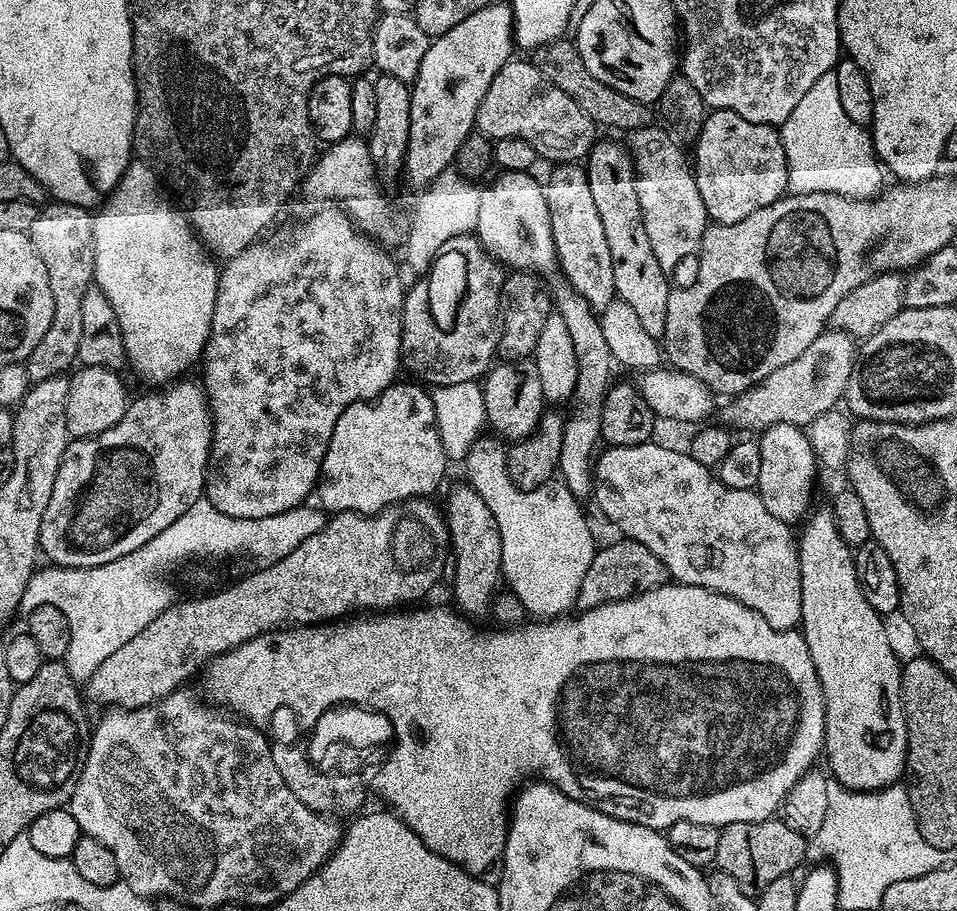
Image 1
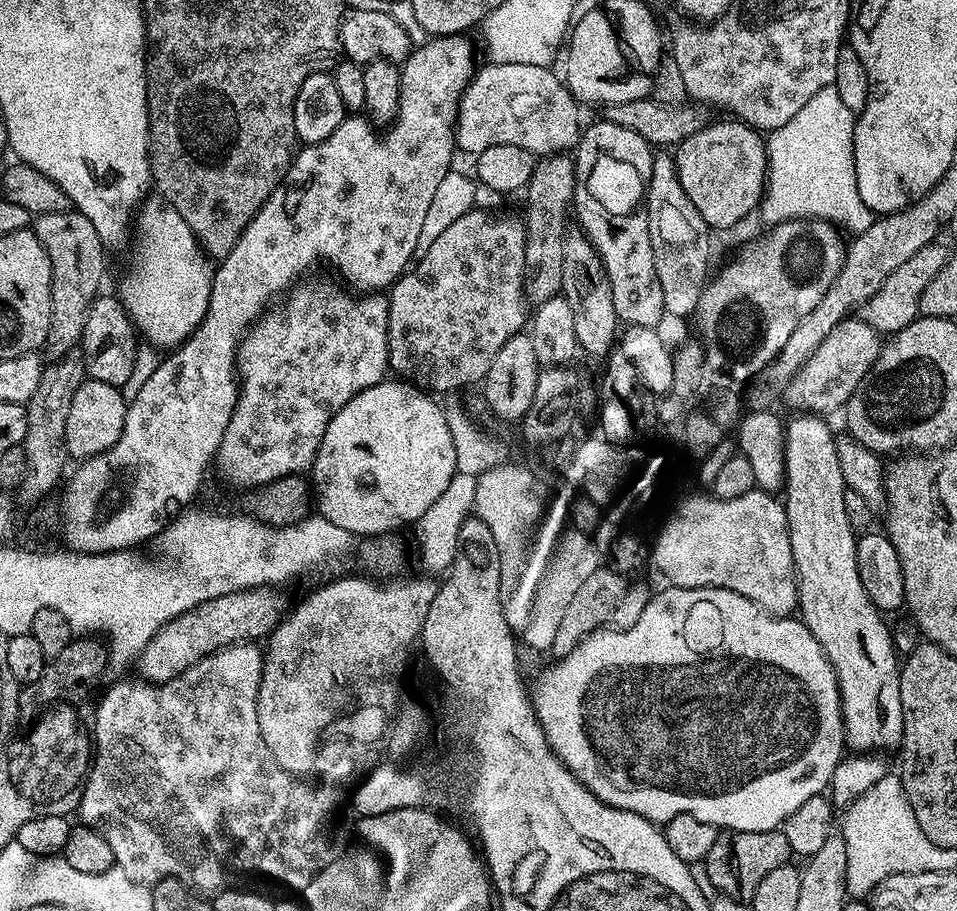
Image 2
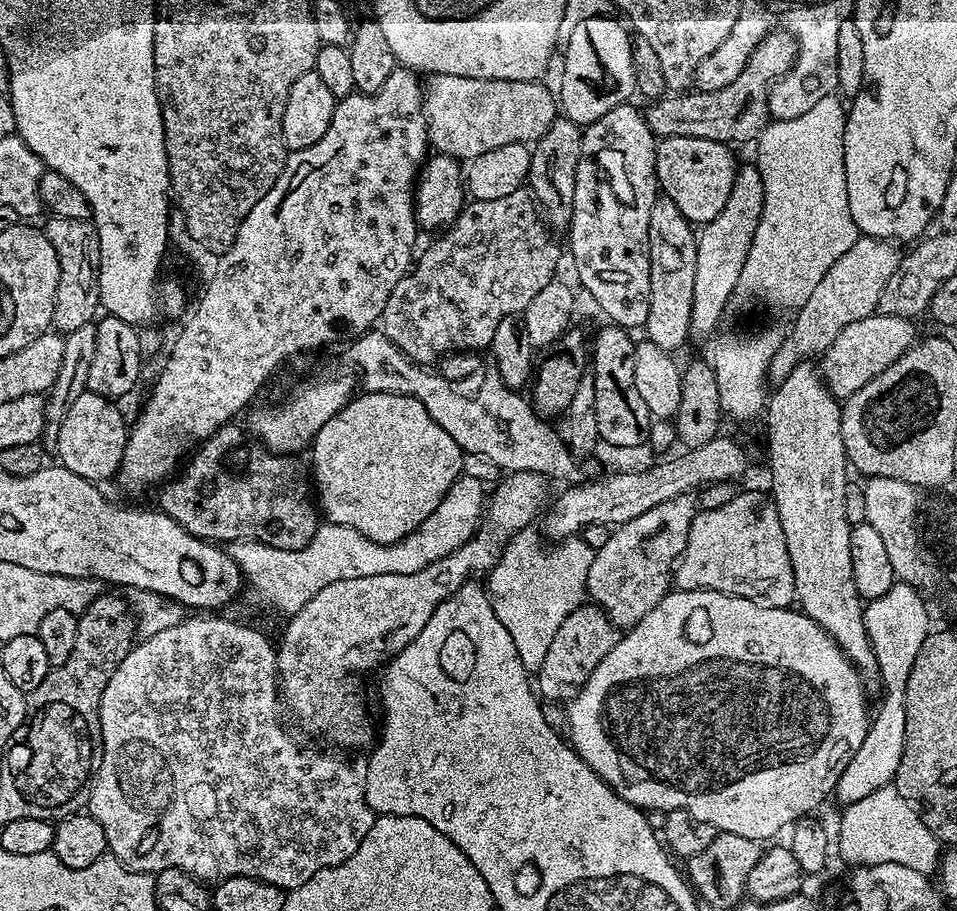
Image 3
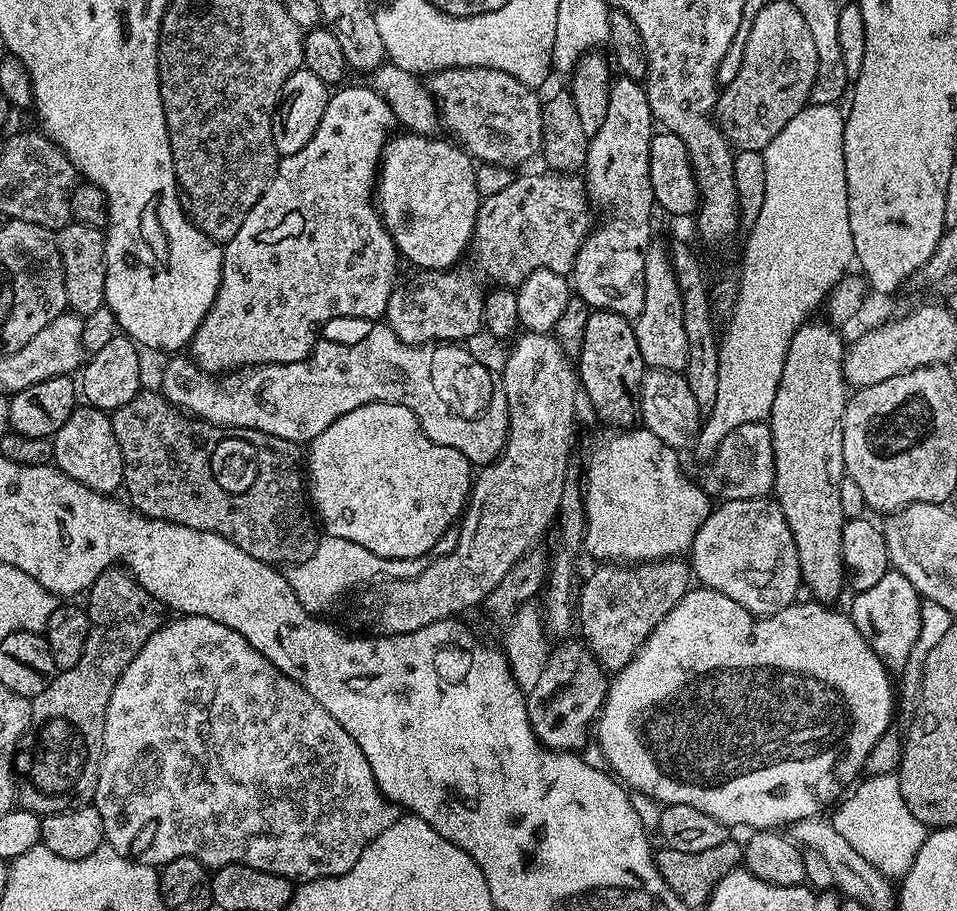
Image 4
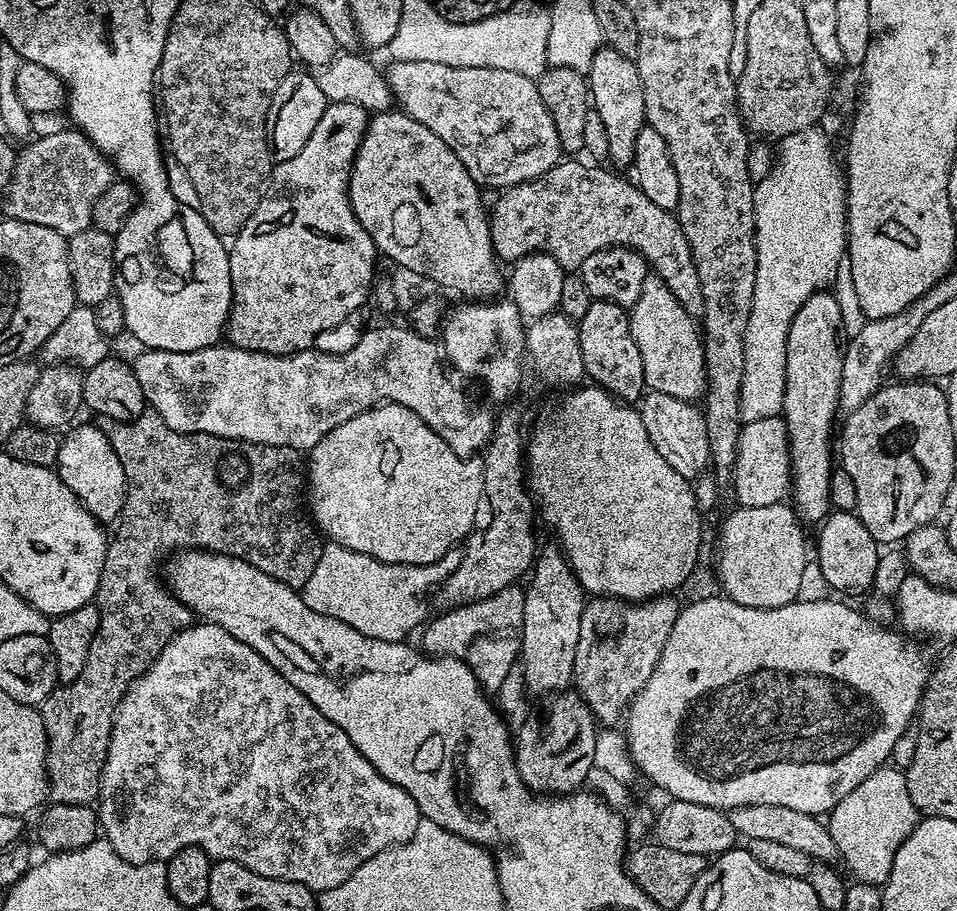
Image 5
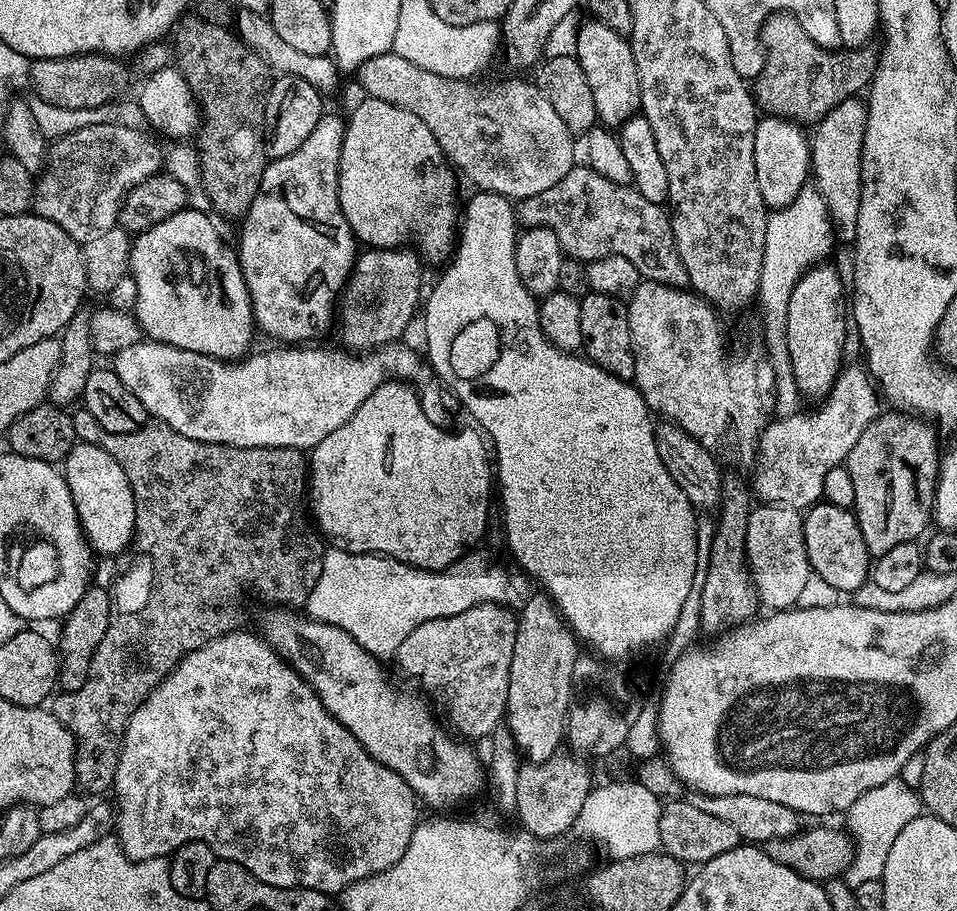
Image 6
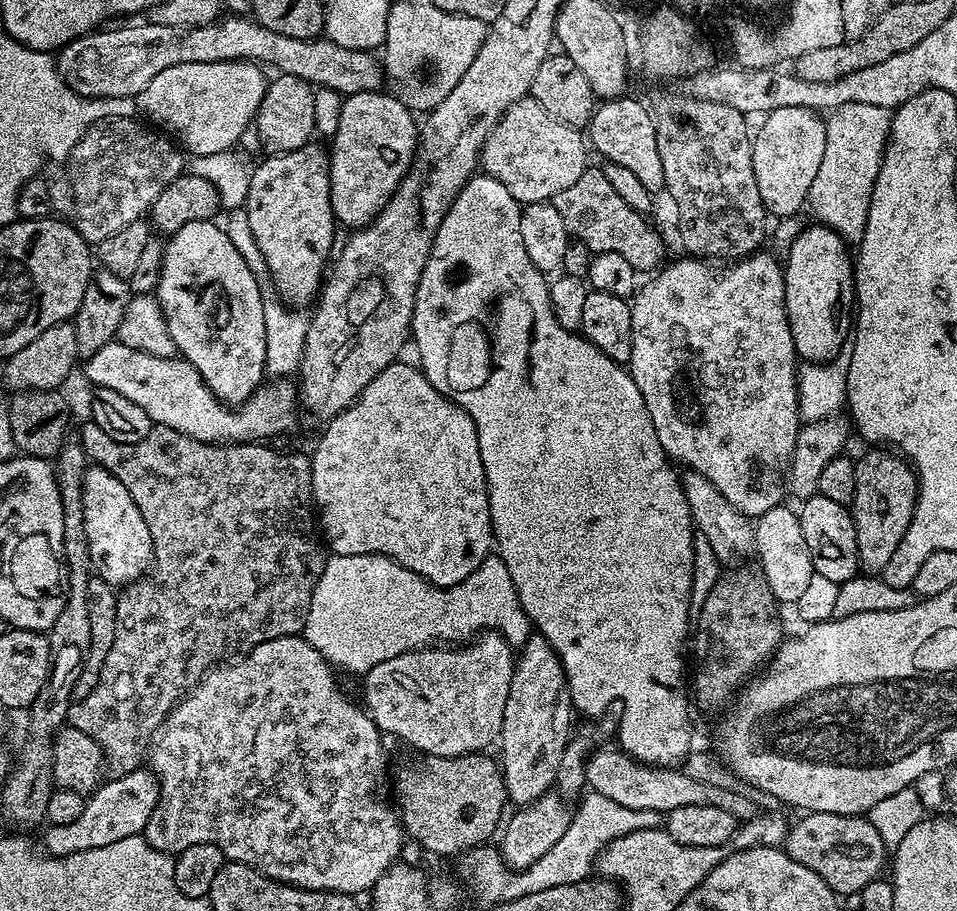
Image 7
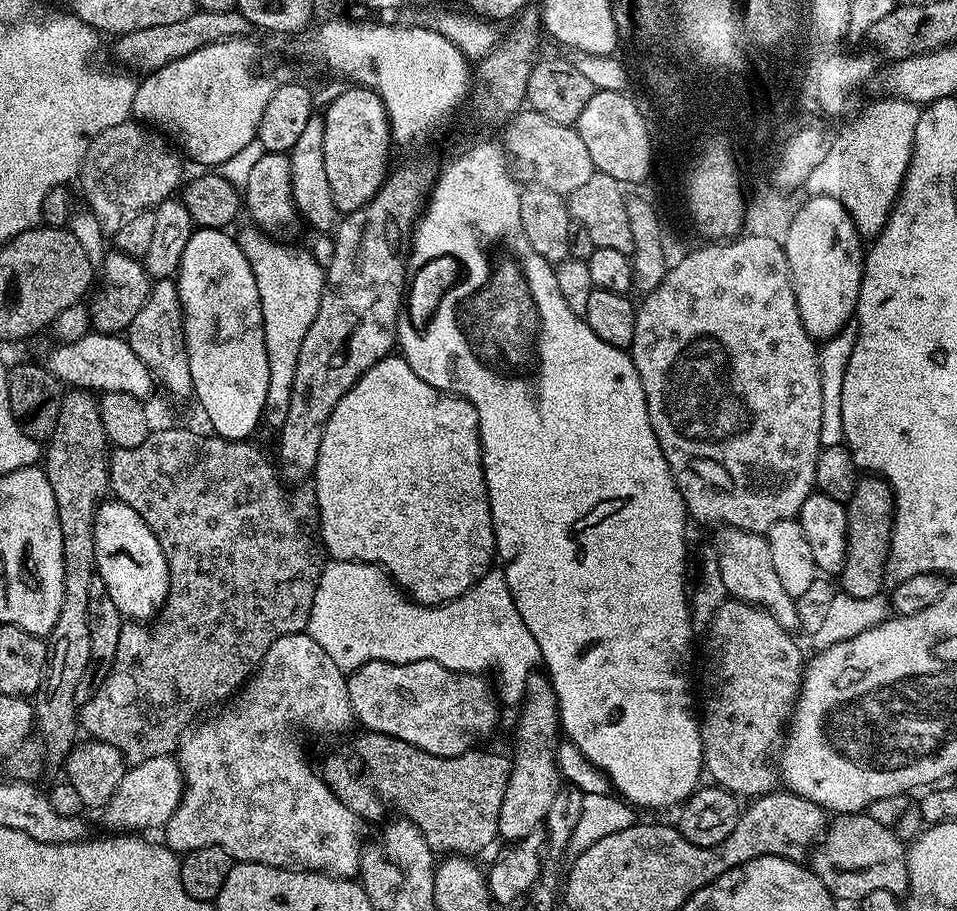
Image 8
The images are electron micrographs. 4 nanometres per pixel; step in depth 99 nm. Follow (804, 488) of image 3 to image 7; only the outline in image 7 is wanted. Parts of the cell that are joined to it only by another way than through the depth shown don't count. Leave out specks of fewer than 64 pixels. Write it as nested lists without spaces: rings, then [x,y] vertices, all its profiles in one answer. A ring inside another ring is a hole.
[[[812,222],[809,228],[801,227],[786,252],[788,261],[782,264],[784,305],[796,355],[805,362],[830,361],[854,328],[854,260],[849,245],[834,230]]]

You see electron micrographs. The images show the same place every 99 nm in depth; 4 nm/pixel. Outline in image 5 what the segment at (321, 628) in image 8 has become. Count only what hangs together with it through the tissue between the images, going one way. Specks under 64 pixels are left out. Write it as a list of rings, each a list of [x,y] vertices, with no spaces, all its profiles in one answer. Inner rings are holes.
[[[328,542],[320,549],[318,566],[314,566],[314,574],[310,574],[310,578],[304,583],[302,595],[306,606],[310,606],[310,610],[318,610],[318,614],[326,614],[330,618],[338,618],[338,622],[346,622],[346,626],[354,626],[358,634],[378,638],[382,642],[395,640],[404,642],[409,639],[408,635],[416,627],[417,631],[425,623],[429,615],[424,595],[428,591],[429,595],[443,584],[447,576],[454,574],[454,570],[458,570],[458,562],[462,562],[463,557],[463,551],[455,547],[446,554],[442,554],[437,564],[384,564],[372,556],[343,548],[341,544]]]

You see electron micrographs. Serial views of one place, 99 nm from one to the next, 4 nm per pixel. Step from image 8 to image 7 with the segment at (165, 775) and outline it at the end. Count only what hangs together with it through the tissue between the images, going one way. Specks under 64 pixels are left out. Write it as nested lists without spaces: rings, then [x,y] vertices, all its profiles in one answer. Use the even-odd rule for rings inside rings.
[[[137,770],[117,780],[105,779],[85,799],[78,822],[69,822],[67,826],[53,824],[47,829],[49,832],[44,836],[43,851],[49,856],[78,854],[82,850],[98,850],[98,846],[110,846],[110,842],[141,835],[158,801],[160,781],[151,771]]]

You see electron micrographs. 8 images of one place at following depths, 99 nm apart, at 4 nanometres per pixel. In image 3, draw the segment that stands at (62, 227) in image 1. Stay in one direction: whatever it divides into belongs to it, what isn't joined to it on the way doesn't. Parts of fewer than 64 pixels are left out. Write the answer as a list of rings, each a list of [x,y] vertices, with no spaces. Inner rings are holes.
[[[49,215],[47,219],[48,225],[43,225],[42,231],[50,246],[54,246],[54,254],[58,254],[58,290],[51,327],[61,334],[67,334],[80,326],[93,323],[101,311],[98,290],[98,266],[100,265],[98,234],[91,220],[53,215]]]

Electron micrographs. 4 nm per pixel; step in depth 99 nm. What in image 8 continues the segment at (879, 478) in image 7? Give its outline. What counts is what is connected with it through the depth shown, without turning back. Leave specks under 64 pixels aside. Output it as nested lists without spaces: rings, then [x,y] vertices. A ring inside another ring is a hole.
[[[864,478],[857,483],[854,494],[846,505],[848,510],[848,549],[844,555],[844,565],[838,573],[842,592],[854,598],[872,598],[881,595],[883,584],[886,584],[884,571],[888,561],[890,550],[890,538],[892,537],[892,514],[894,505],[892,503],[892,491],[888,485],[879,478]]]

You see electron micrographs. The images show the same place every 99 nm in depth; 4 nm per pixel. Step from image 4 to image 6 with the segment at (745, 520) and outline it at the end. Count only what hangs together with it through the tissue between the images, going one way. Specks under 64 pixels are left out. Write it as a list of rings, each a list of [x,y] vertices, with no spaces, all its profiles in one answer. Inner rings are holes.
[[[767,502],[753,507],[746,526],[746,554],[756,595],[763,607],[765,604],[768,610],[787,610],[803,601],[800,599],[808,588],[810,569],[804,541],[804,517],[797,509]]]

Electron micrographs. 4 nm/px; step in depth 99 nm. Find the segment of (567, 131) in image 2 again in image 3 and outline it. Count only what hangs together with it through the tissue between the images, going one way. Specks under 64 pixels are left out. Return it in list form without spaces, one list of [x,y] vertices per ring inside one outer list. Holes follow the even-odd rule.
[[[454,74],[433,75],[432,80],[423,85],[424,117],[428,119],[428,140],[439,155],[452,156],[461,162],[472,161],[480,154],[495,147],[522,143],[531,145],[540,140],[546,130],[558,118],[558,100],[547,88],[547,83],[510,82],[509,80],[483,80],[482,78],[462,78]]]

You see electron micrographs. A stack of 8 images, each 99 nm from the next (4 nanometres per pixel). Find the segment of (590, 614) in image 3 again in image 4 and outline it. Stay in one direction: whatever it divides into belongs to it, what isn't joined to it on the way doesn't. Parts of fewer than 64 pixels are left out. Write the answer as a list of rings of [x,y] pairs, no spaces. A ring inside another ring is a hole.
[[[576,640],[551,651],[538,686],[526,696],[534,734],[545,748],[553,748],[555,752],[576,752],[587,742],[588,736],[590,740],[589,725],[599,717],[604,695],[608,692],[609,681],[596,655],[587,644]]]

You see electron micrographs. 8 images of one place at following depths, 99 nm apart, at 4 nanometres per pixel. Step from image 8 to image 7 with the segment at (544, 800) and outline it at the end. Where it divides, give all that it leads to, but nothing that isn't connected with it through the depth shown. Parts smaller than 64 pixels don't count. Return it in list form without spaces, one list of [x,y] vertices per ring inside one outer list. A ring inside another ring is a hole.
[[[529,635],[528,641],[519,649],[515,662],[516,668],[510,678],[510,694],[506,694],[506,714],[502,714],[502,730],[498,737],[498,760],[502,765],[507,799],[511,803],[513,800],[516,806],[523,806],[534,803],[540,796],[549,795],[550,789],[555,785],[558,762],[562,762],[564,748],[574,732],[574,709],[562,662],[544,636]]]

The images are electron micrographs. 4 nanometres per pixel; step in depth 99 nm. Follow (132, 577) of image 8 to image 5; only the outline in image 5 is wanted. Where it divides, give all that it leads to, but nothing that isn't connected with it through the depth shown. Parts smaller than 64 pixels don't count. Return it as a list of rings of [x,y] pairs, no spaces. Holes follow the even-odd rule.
[[[79,424],[67,433],[69,436],[65,435],[61,439],[54,470],[62,478],[62,482],[70,486],[70,490],[80,499],[82,506],[90,510],[93,518],[101,522],[119,521],[124,510],[122,462],[118,462],[118,454],[114,454],[114,446],[110,446],[110,438],[106,438],[103,427]]]

